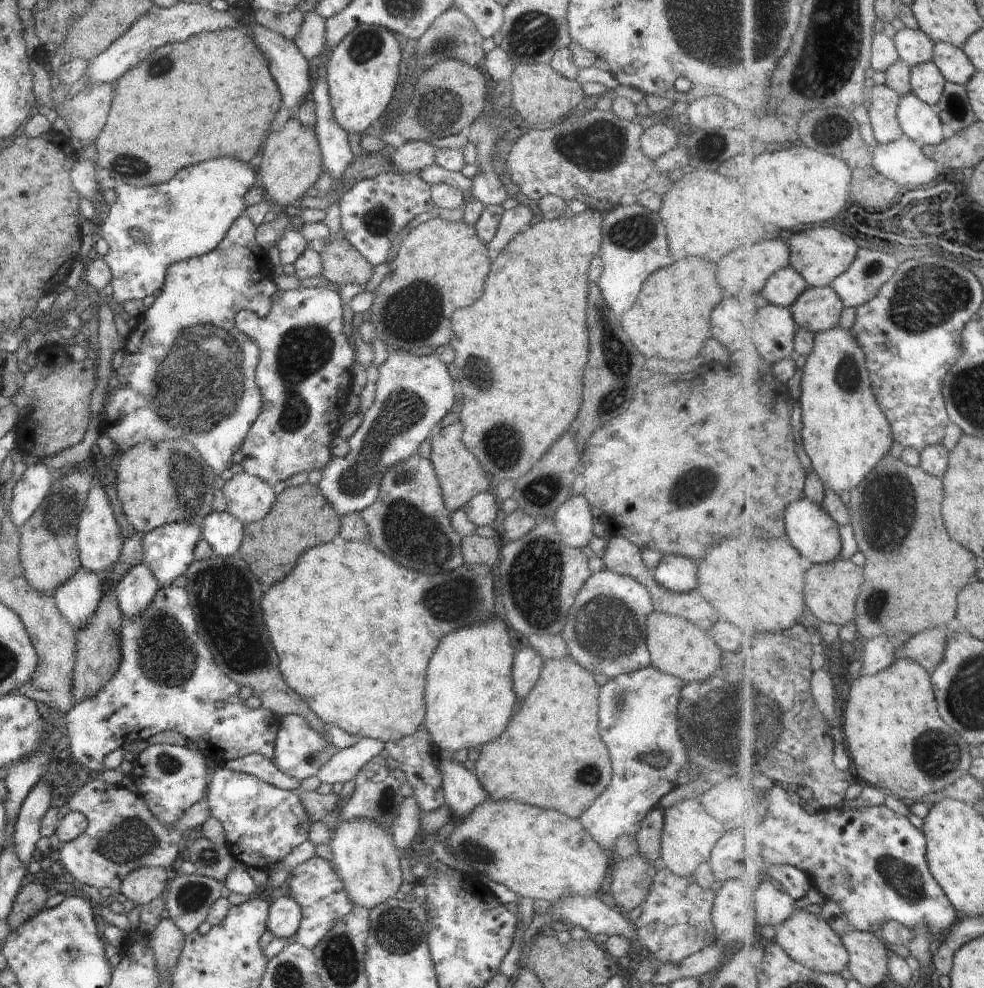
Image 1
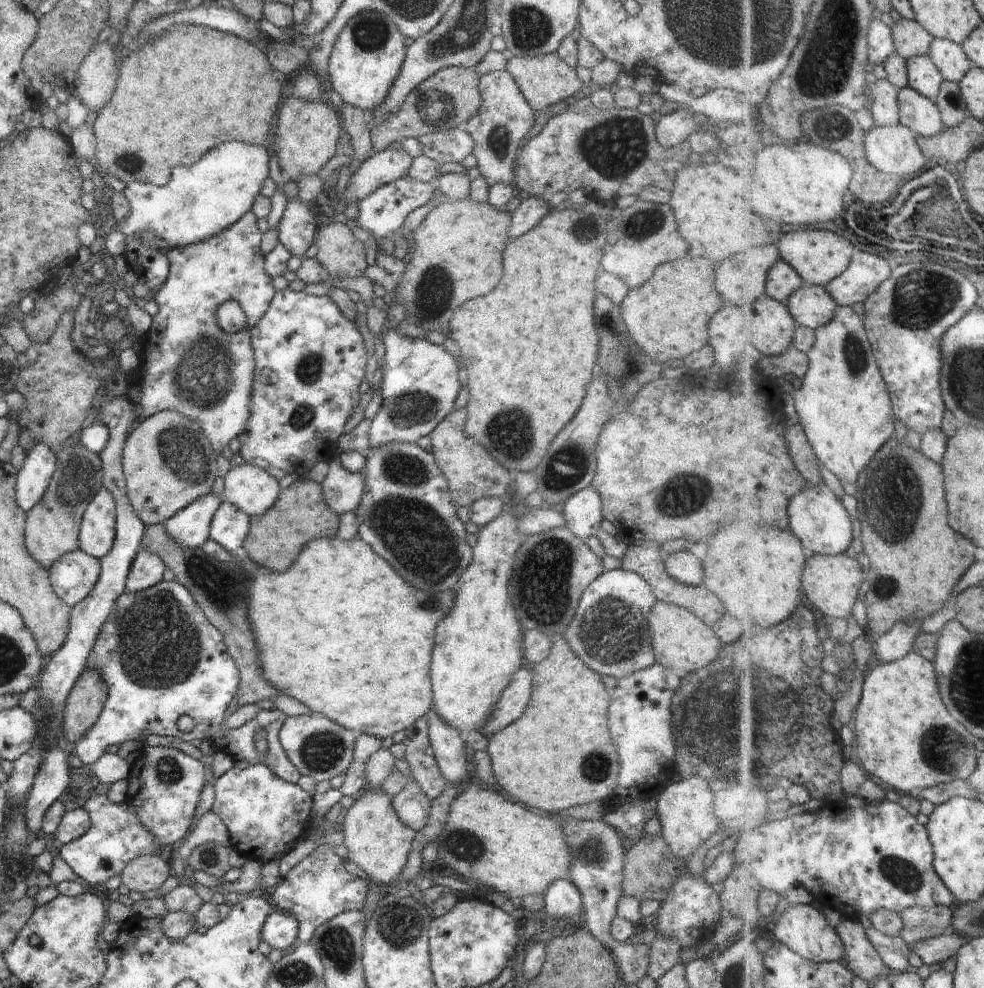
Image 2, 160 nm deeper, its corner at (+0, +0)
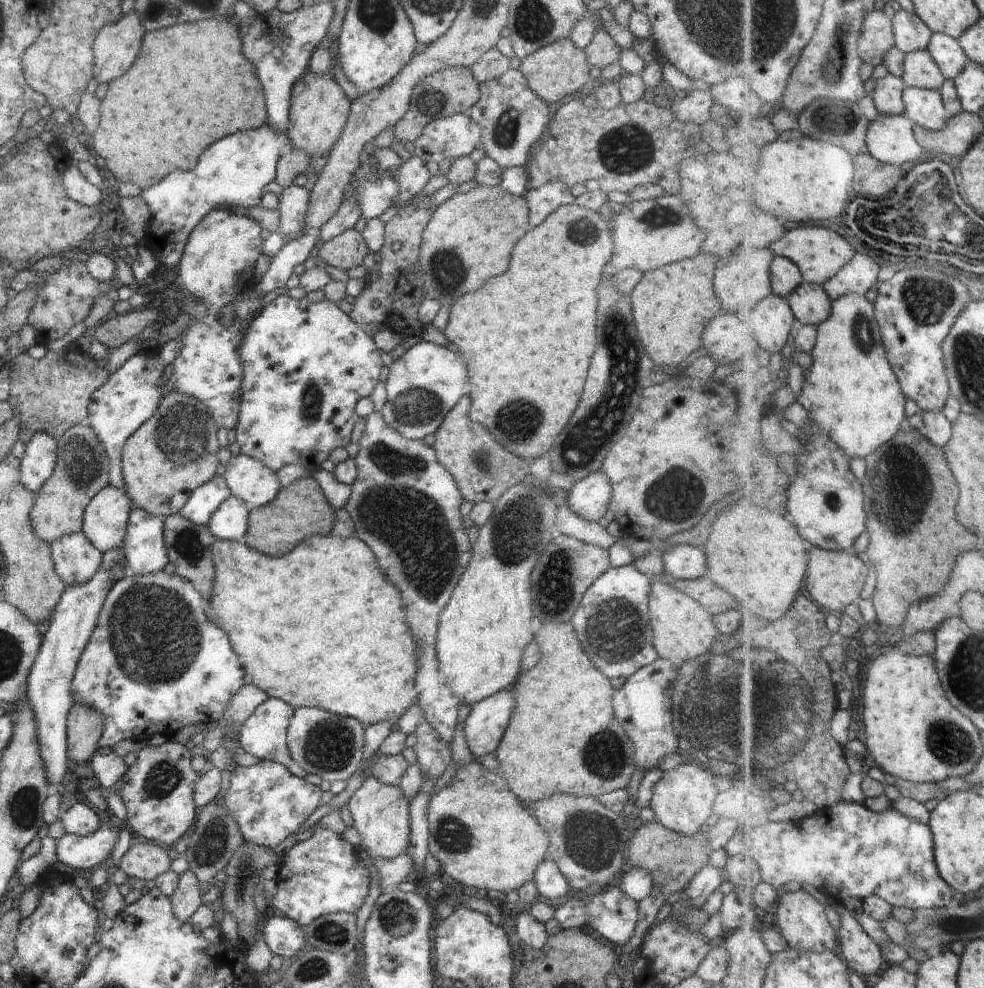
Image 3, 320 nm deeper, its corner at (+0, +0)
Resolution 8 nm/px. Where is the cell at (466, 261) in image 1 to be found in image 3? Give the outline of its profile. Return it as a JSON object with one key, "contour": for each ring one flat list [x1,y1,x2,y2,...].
{"contour":[[478,184,468,192,457,192,435,208,430,222,421,236,419,263,425,276,425,293,428,299,438,300,442,306,450,304,464,292,474,292,490,276,504,274,508,270,508,256,516,242,530,230,529,204,523,195,513,195,498,186]]}

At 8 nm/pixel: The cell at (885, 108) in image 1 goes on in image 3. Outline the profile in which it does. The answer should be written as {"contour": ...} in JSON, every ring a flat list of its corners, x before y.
{"contour":[[888,75,877,81,873,92,873,99,879,113,887,115,906,115,905,79,896,75]]}

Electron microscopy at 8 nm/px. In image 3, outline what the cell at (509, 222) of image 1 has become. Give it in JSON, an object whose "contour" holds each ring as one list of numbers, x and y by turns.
{"contour":[[550,181,535,189,530,188,524,195,529,204,529,223,540,226,540,223,557,208,572,205,575,196,570,187,560,181]]}

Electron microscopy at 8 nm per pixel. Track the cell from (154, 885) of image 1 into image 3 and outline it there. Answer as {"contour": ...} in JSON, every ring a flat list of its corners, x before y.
{"contour":[[138,842,130,845,119,862,119,868,128,877,149,881,170,871,170,864,168,851,164,847,152,842]]}

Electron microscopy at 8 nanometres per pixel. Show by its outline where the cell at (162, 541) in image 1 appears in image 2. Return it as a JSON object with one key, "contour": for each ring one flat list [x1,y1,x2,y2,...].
{"contour":[[210,491,171,516,163,525,169,537,181,547,201,547,209,539,211,522,220,504,221,498]]}

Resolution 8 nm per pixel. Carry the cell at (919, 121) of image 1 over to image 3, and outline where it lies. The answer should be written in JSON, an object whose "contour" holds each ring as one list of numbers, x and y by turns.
{"contour":[[907,86,904,98,907,114,918,126,939,131,947,125,950,114,941,90]]}

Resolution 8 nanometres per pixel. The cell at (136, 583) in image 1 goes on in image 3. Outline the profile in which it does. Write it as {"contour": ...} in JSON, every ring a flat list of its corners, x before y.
{"contour":[[138,506,130,512,122,544,130,574,152,574,169,563,163,526,164,518,151,515]]}

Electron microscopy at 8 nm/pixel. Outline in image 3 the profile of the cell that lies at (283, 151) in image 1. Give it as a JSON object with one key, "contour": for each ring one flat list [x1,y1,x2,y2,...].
{"contour":[[307,70,294,83,289,108,289,124,285,130,292,148,308,153,312,160,326,156,342,134,348,120,351,100,328,71,324,74]]}

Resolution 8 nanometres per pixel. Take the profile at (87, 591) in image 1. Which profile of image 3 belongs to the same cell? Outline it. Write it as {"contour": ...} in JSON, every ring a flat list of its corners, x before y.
{"contour":[[81,530,57,538,50,548,56,574,66,585,88,582,101,567,103,554]]}

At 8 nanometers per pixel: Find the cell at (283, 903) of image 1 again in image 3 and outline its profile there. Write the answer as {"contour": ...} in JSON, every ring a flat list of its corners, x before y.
{"contour":[[270,916,268,922,260,926,260,933,268,948,285,960,307,948,303,927,288,917]]}

